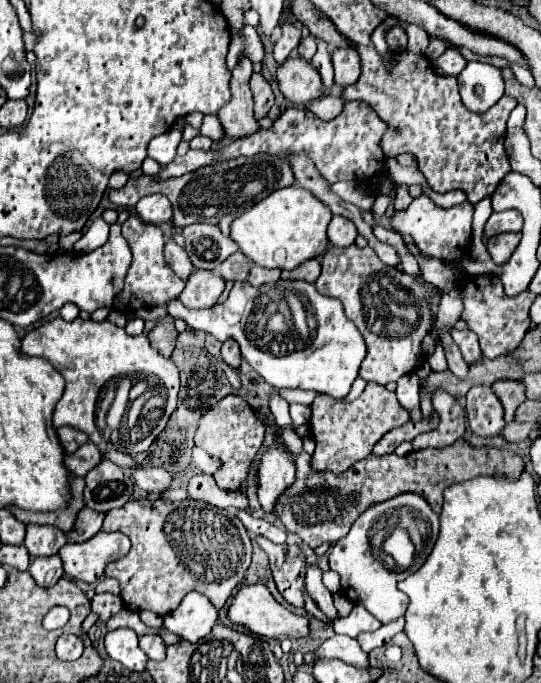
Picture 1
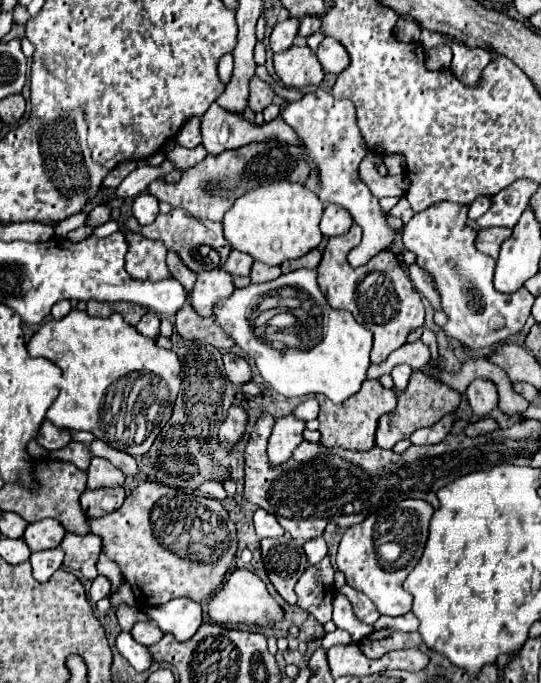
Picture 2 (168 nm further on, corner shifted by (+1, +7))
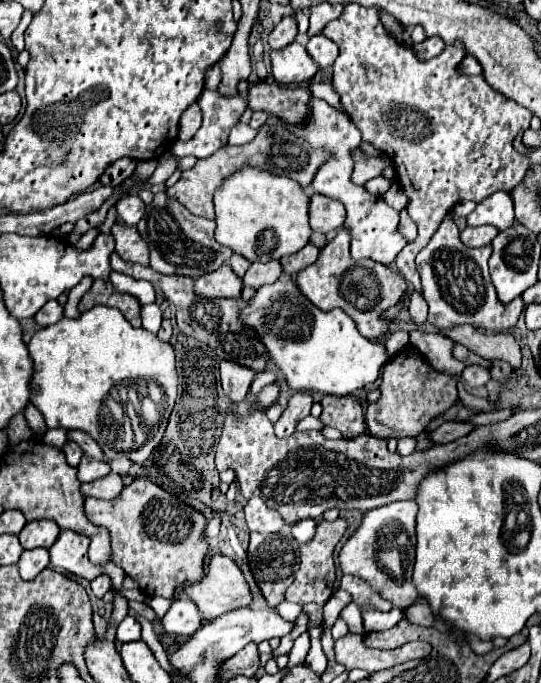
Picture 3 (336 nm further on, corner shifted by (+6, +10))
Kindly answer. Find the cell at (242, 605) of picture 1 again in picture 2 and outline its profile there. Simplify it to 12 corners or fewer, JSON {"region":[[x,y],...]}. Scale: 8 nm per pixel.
{"region":[[235,568],[209,600],[215,624],[283,620],[261,578]]}

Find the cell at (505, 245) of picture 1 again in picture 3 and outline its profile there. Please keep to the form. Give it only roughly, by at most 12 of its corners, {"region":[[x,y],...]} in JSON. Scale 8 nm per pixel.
{"region":[[466,227],[462,241],[468,247],[484,247],[492,243],[498,229]]}

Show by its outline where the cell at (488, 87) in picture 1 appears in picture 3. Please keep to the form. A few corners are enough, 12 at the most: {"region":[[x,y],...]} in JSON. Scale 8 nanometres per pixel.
{"region":[[466,55],[458,71],[462,75],[478,75],[482,67],[474,57]]}

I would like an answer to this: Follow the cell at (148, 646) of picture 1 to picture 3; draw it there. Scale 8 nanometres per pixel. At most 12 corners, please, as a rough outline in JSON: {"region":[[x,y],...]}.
{"region":[[128,615],[120,625],[116,639],[138,641],[142,625]]}

